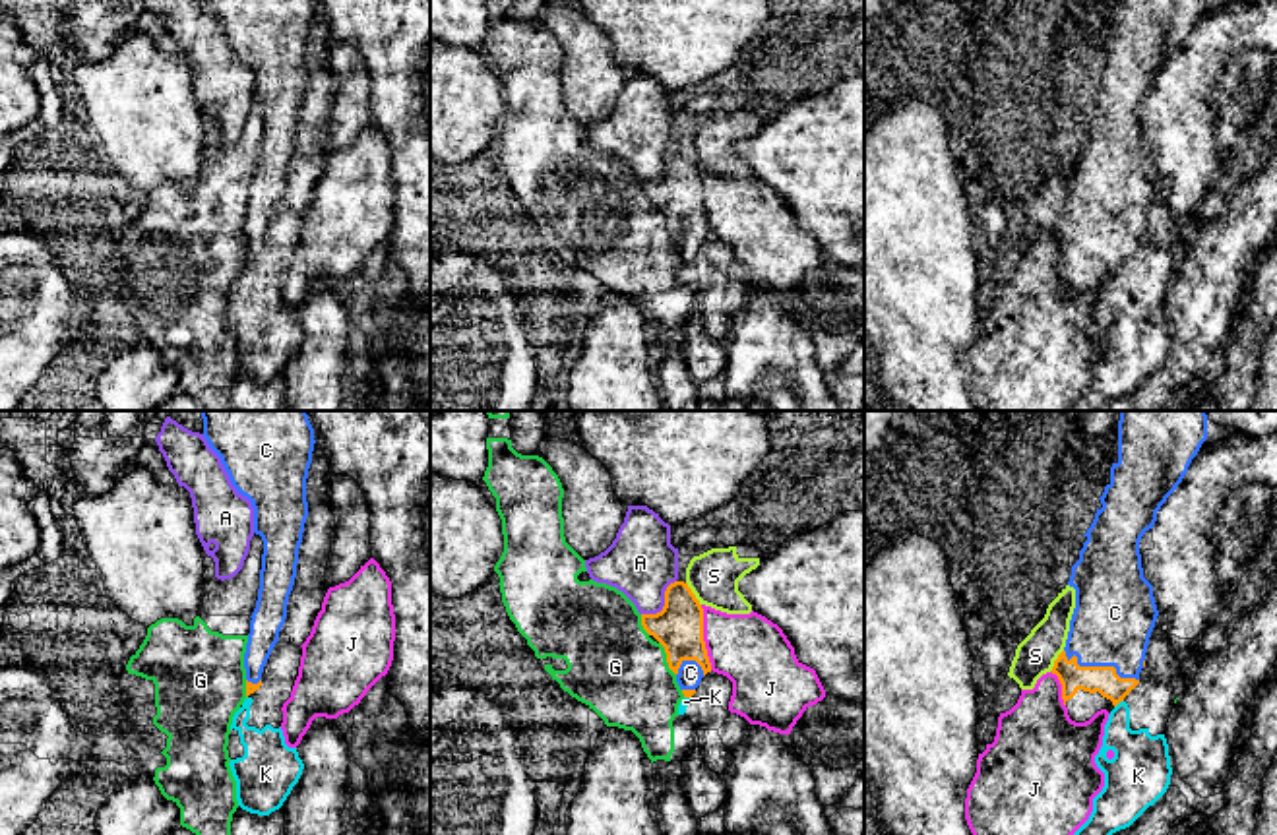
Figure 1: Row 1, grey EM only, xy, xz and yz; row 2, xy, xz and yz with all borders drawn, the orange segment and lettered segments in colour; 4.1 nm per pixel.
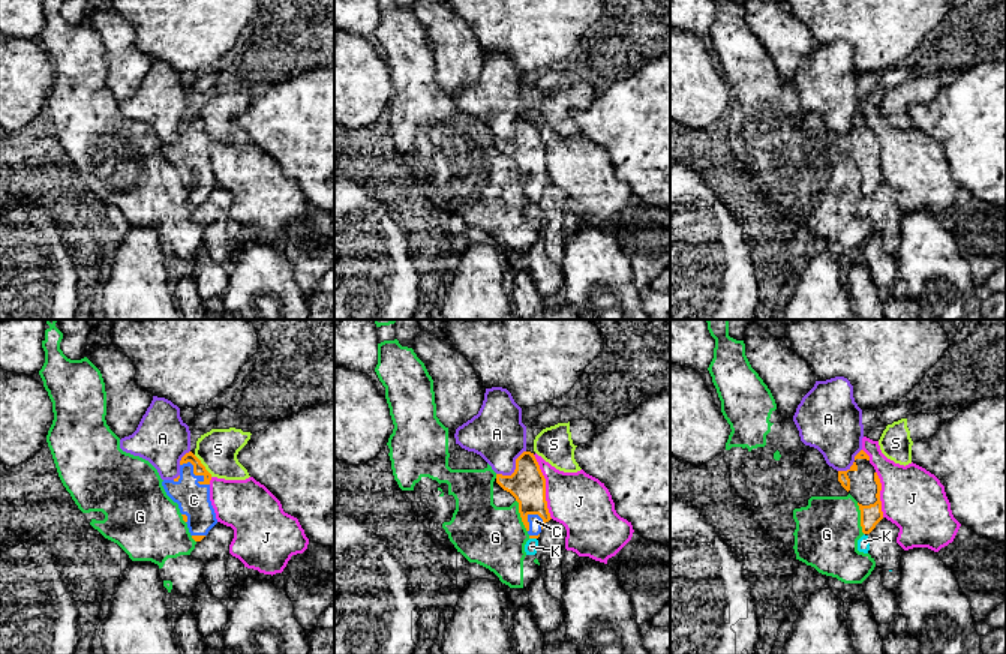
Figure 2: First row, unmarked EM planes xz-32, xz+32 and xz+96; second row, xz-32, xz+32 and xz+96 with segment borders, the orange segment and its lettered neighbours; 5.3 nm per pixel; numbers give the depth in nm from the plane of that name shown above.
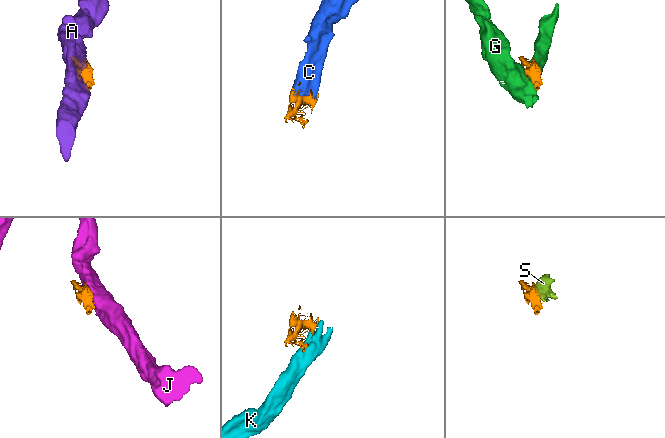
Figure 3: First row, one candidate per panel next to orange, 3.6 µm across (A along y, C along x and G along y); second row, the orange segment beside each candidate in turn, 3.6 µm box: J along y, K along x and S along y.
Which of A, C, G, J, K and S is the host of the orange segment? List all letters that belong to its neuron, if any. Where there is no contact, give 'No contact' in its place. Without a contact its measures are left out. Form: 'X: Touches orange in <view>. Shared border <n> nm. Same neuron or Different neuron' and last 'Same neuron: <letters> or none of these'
A: Touches orange in xz. Shared border 200 nm. Different neuron
C: Touches orange in yz. Shared border 340 nm. Same neuron
G: Touches orange in xz. Shared border 160 nm. Different neuron
J: Touches orange in xz. Shared border 280 nm. Different neuron
K: Touches orange in yz. Shared border 50 nm. Different neuron
S: Touches orange in xz. Shared border 120 nm. Different neuron
Same neuron: C

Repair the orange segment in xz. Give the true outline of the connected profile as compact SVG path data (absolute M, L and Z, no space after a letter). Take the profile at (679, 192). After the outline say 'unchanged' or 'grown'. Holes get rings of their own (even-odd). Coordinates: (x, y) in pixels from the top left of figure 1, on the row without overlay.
M670 149L663 176L641 180L641 192L665 213L684 263L692 263L701 244L711 238L711 229L703 207L703 174L688 149Z; grown

